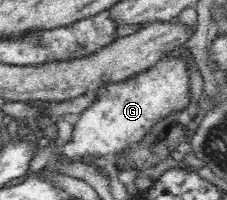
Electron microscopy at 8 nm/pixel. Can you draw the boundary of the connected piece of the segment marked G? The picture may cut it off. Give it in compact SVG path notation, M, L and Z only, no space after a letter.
M164 55L153 67L127 81L108 83L96 90L99 99L82 112L74 124L74 138L61 148L62 158L82 160L82 156L106 156L138 142L154 126L158 118L168 116L172 110L190 107L191 91L188 70L182 58L170 59Z

